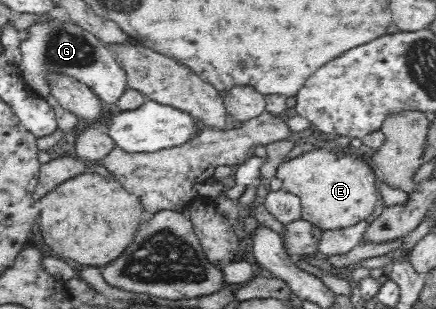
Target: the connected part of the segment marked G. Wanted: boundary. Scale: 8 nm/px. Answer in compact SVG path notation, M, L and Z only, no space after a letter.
M55 18L34 23L26 31L29 36L21 40L19 69L27 87L31 87L40 97L50 95L50 87L46 82L49 74L75 77L87 85L101 102L113 106L126 91L126 73L102 37L76 25L72 20L59 21Z

